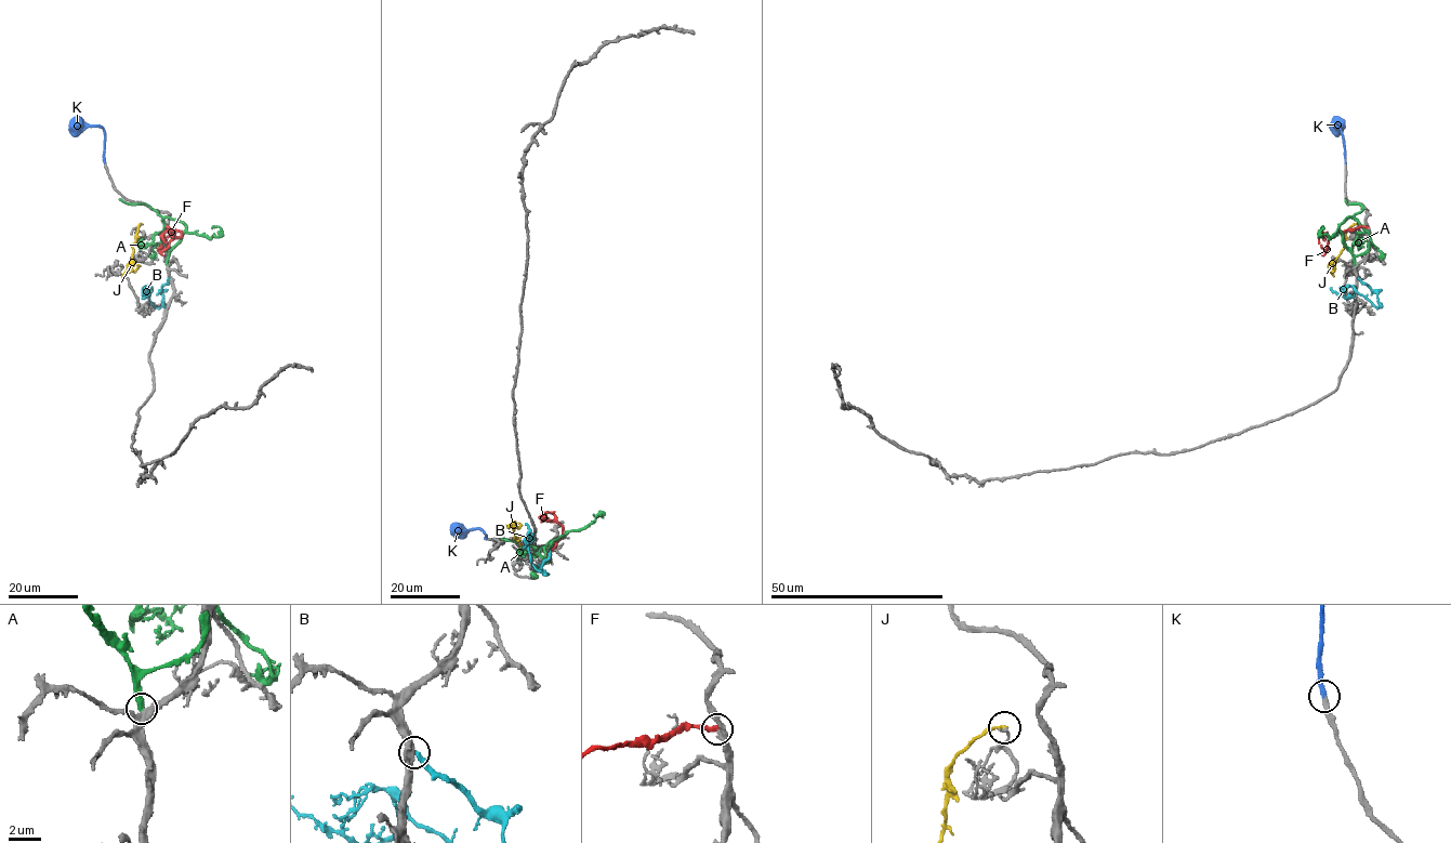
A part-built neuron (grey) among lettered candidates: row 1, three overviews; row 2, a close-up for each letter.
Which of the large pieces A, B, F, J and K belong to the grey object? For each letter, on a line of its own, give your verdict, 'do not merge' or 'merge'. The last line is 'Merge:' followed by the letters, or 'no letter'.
A: do not merge
B: do not merge
F: do not merge
J: do not merge
K: merge
Merge: K

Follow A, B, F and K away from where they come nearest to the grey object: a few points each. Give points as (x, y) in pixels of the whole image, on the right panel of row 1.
A: (1355, 264), (1354, 255), (1339, 228), (1347, 218), (1355, 219), (1364, 231), (1353, 244), (1361, 247), (1358, 247)
B: (1358, 277), (1376, 293), (1377, 307), (1351, 286), (1341, 294), (1331, 287)
F: (1367, 227), (1339, 232), (1328, 238), (1326, 251), (1321, 245)
K: (1345, 163), (1342, 132), (1335, 126), (1339, 131)

